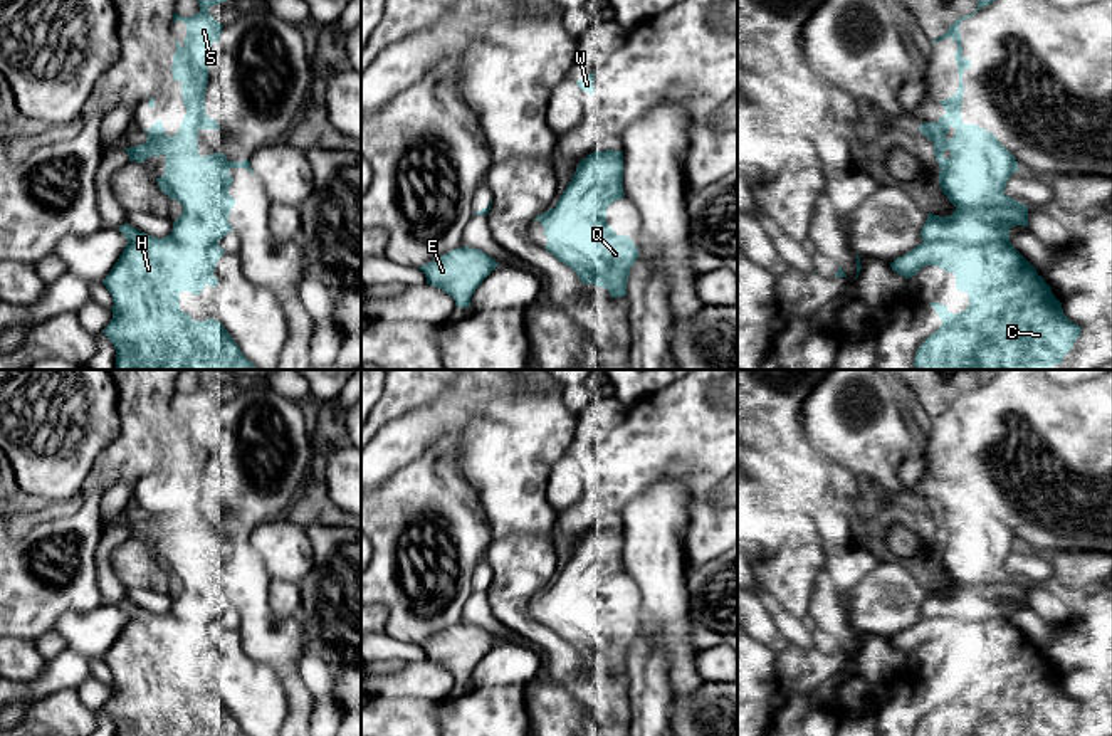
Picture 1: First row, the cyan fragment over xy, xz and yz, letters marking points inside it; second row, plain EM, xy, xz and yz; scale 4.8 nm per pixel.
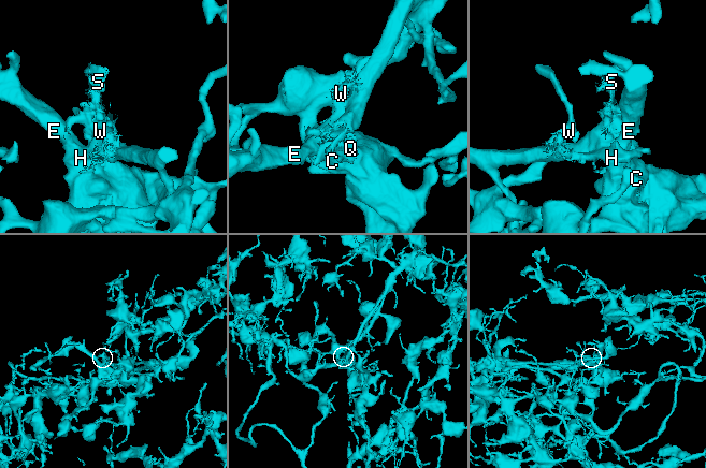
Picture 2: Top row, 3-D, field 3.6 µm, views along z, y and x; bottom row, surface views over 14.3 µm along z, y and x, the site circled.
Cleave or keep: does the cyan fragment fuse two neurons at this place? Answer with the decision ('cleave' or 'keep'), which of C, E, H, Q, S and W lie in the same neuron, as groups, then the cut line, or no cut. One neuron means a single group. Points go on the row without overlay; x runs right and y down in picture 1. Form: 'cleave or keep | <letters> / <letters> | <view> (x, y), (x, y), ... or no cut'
cleave | C E H Q / S W | yz (961, 501), (961, 567), (986, 609), (924, 619)

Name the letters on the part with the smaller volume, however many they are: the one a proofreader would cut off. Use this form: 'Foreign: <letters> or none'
Foreign: S, W

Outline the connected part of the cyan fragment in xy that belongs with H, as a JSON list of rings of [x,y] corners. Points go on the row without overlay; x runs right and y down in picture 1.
[[[129,600],[118,605],[128,620],[102,660],[113,672],[113,696],[102,711],[116,724],[116,736],[247,736],[239,721],[217,696],[193,697],[180,686],[180,670],[198,672],[205,662],[217,664],[213,652],[225,627],[218,618],[183,620],[173,608],[163,615],[136,607]]]

